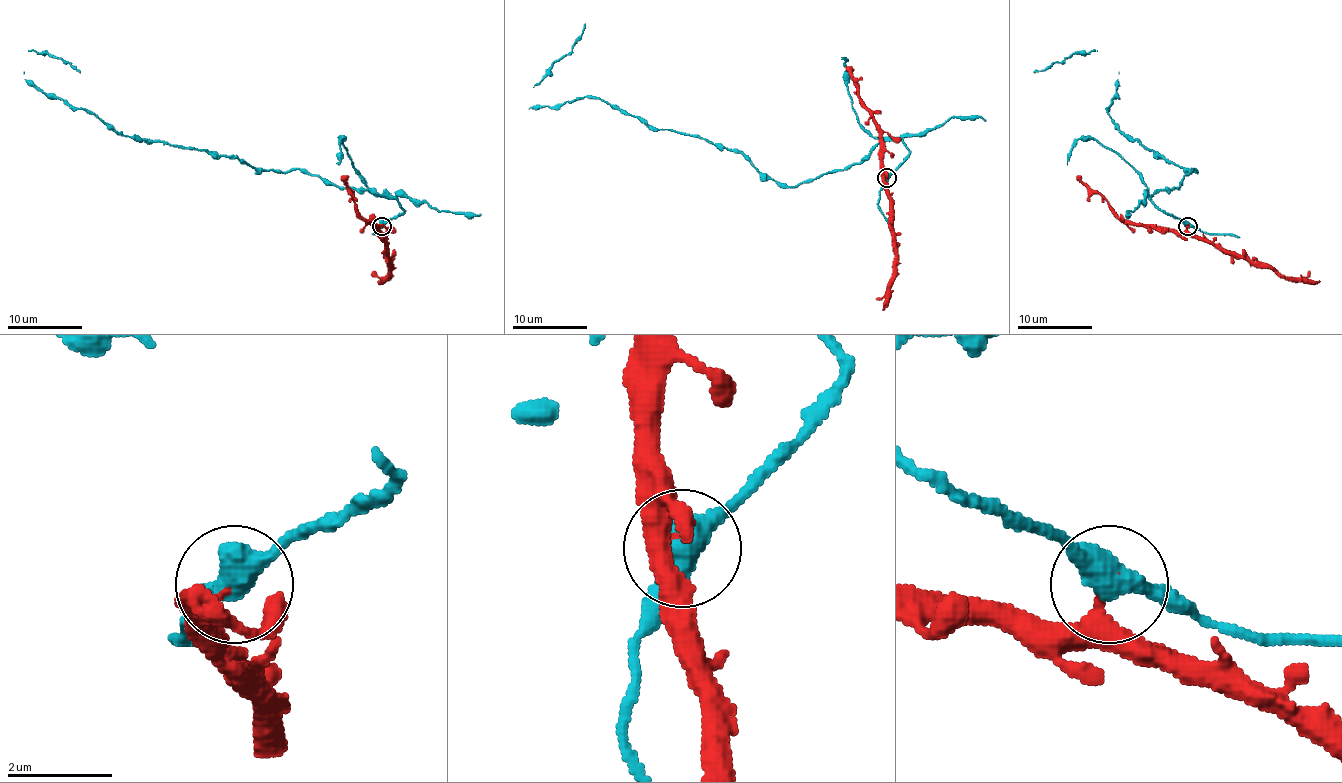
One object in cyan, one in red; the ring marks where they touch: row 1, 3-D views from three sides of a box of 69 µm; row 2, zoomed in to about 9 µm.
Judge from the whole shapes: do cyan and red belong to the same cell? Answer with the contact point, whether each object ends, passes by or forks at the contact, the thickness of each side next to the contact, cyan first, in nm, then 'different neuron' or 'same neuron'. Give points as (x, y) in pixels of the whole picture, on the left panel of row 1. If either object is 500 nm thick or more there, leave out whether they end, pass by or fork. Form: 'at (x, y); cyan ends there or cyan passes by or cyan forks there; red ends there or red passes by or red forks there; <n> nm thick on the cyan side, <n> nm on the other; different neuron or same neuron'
at (381, 226); 500 nm thick on the cyan side, 240 nm on the other; different neuron

